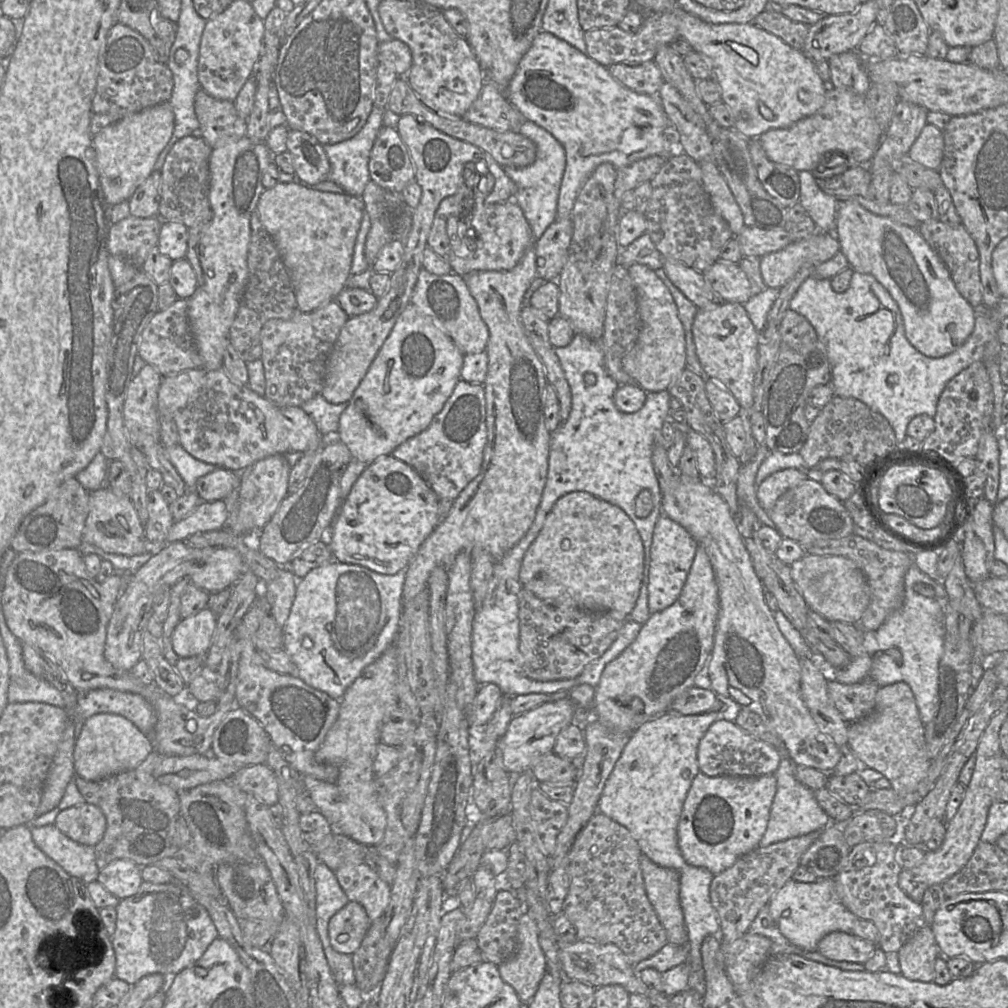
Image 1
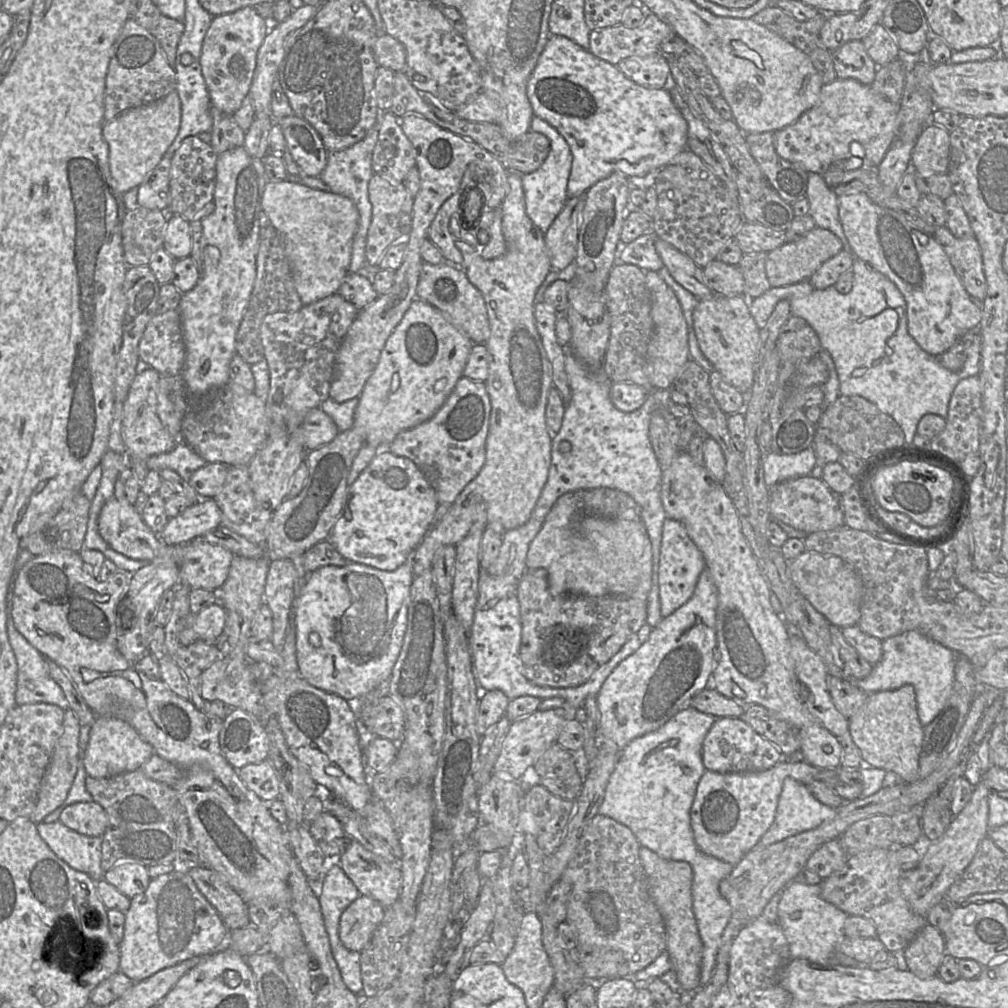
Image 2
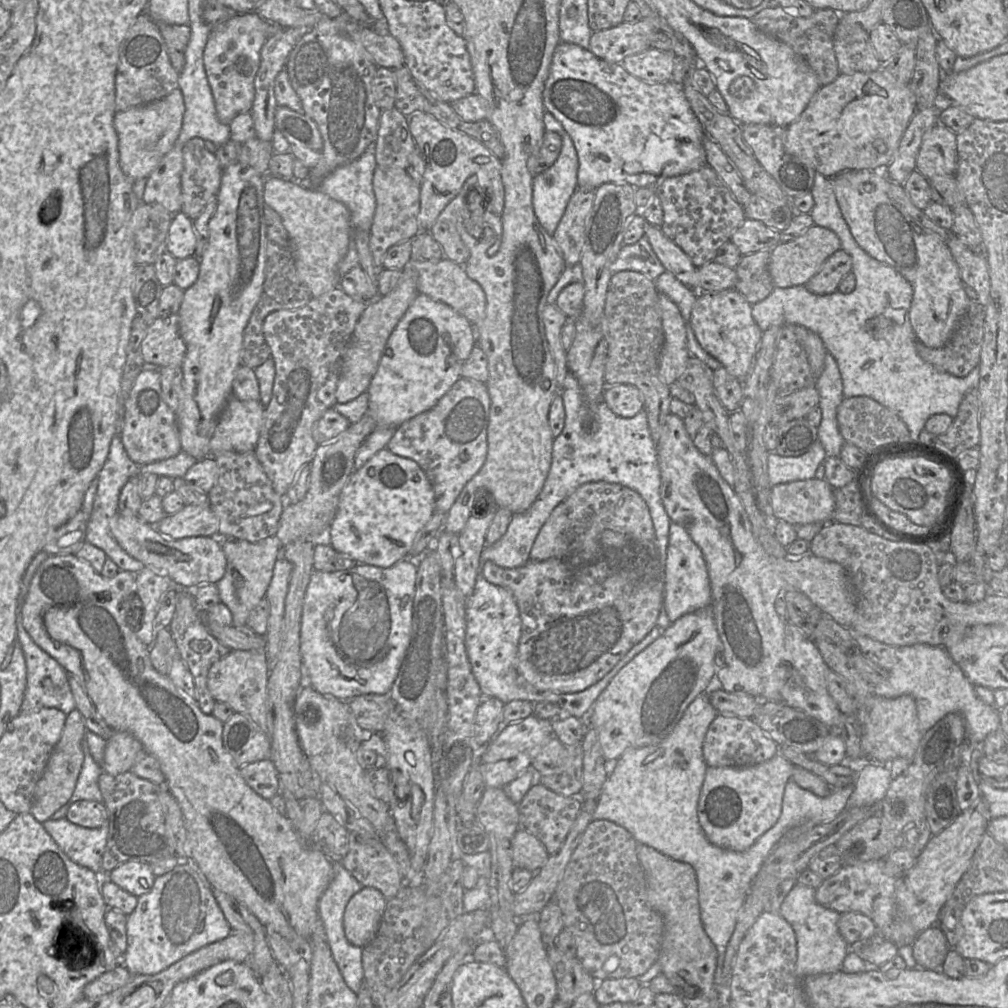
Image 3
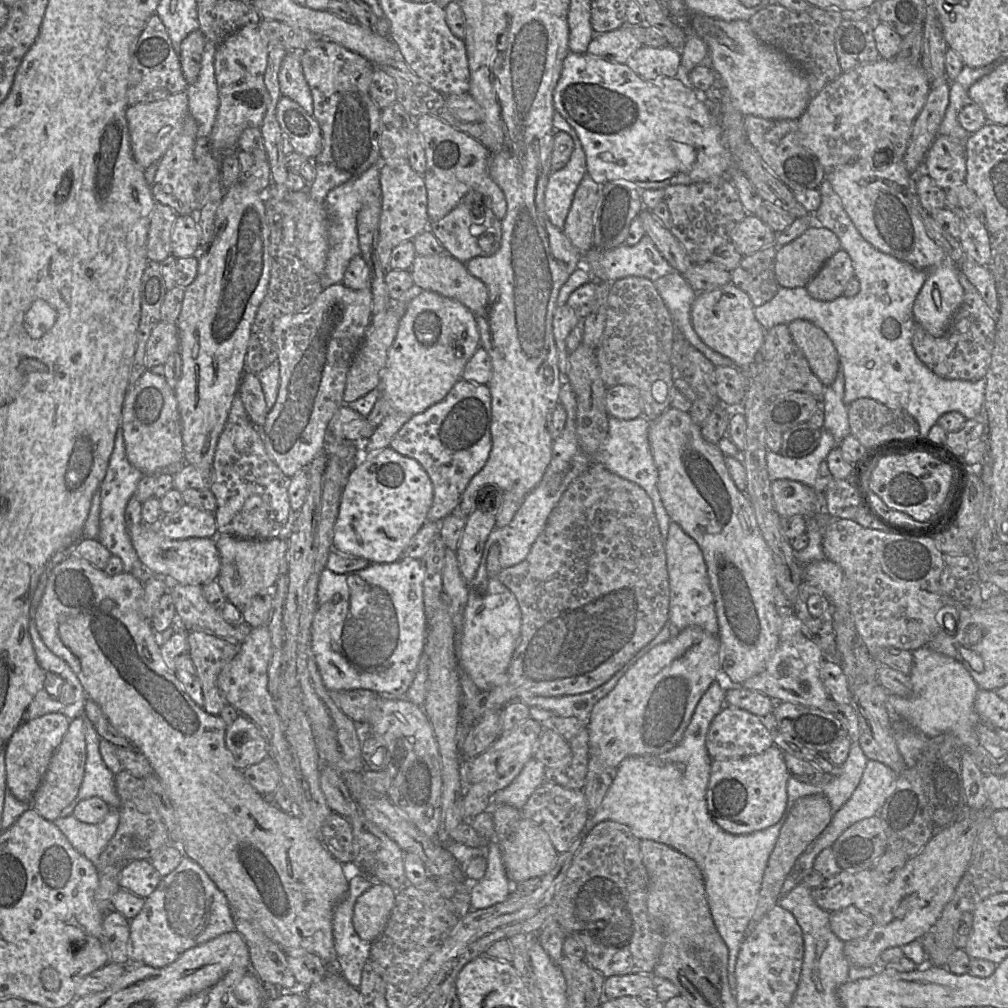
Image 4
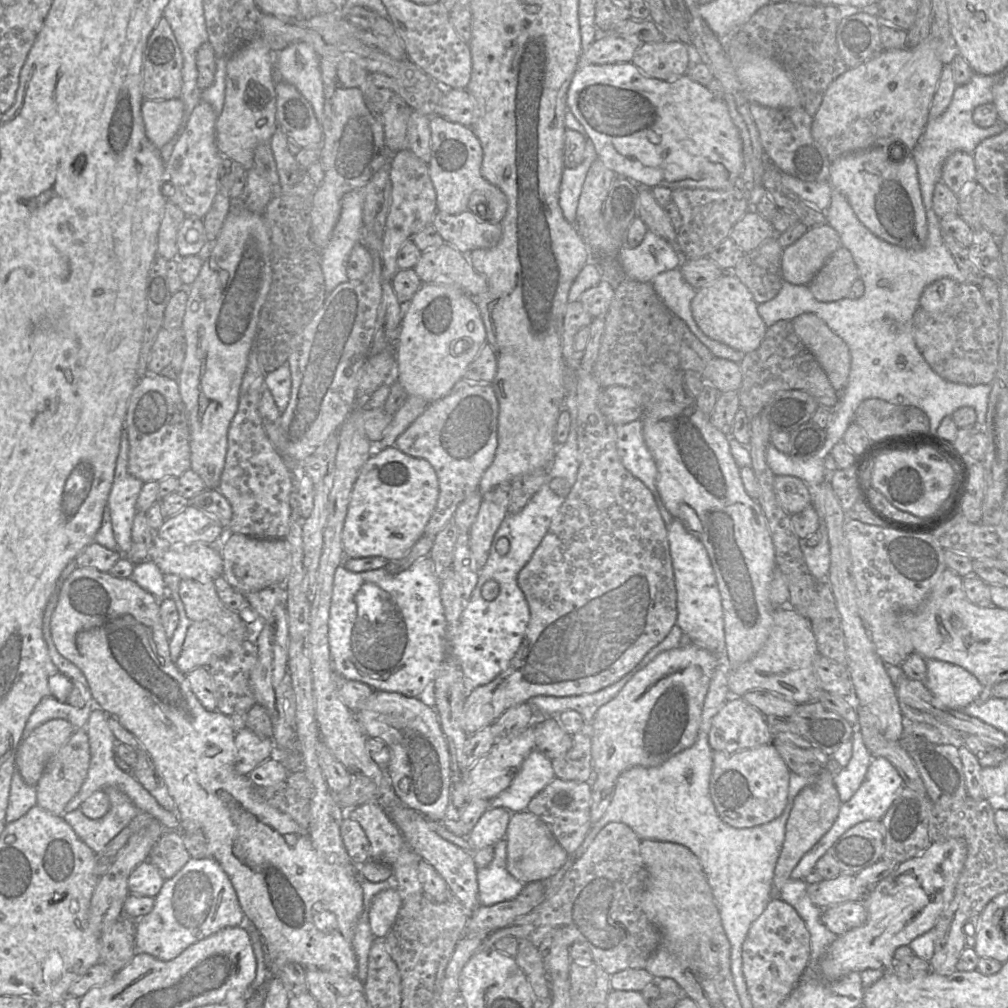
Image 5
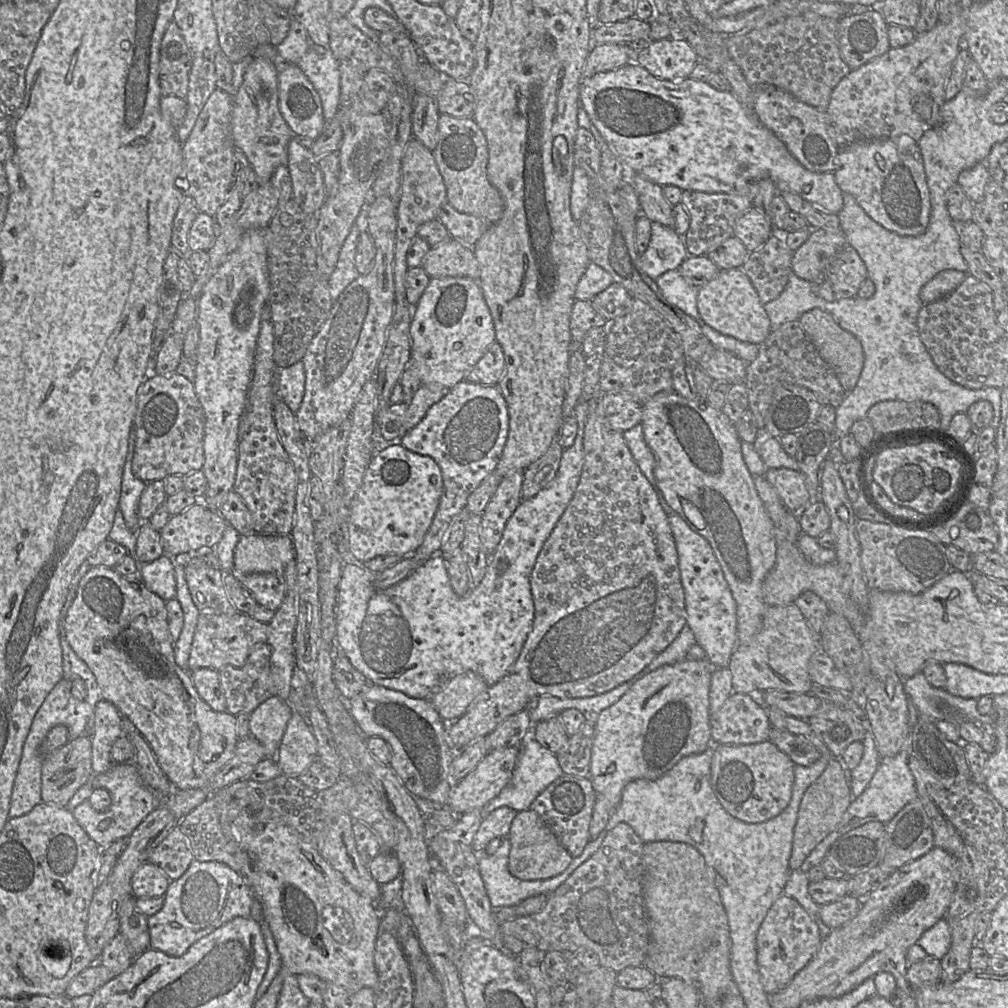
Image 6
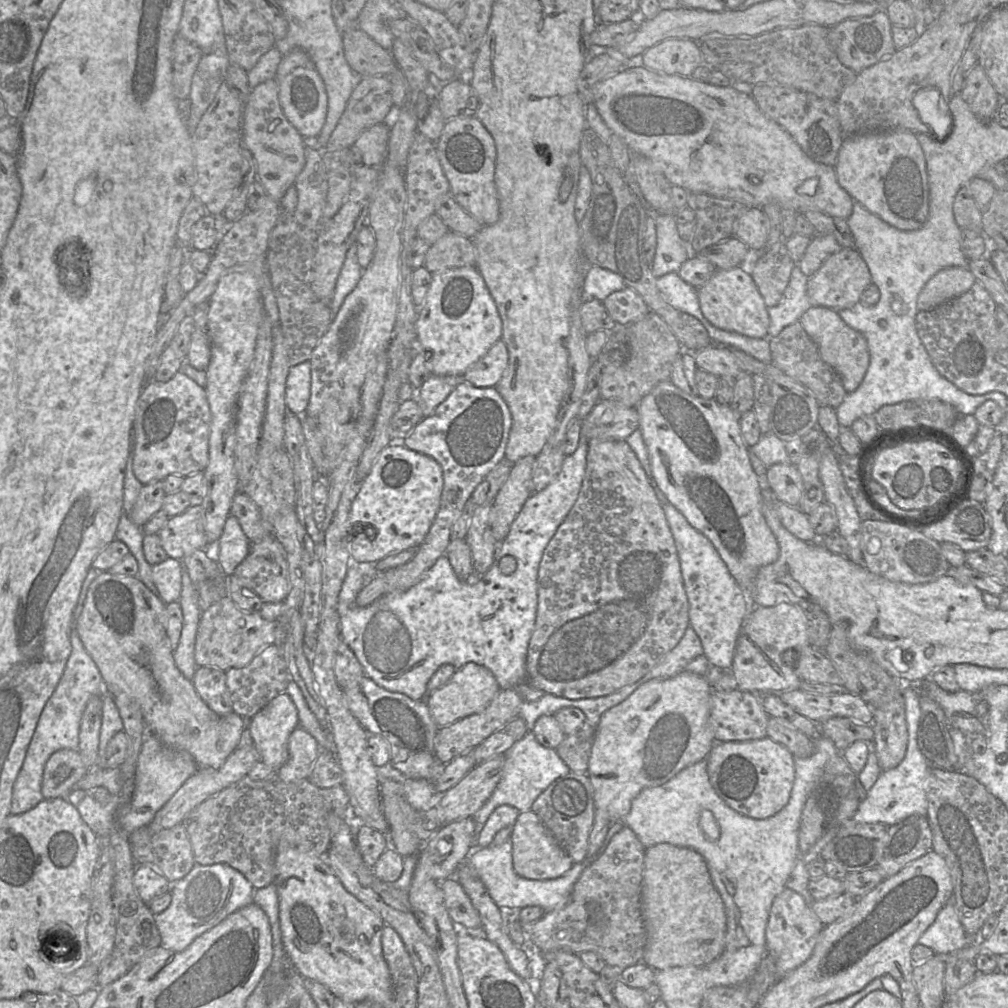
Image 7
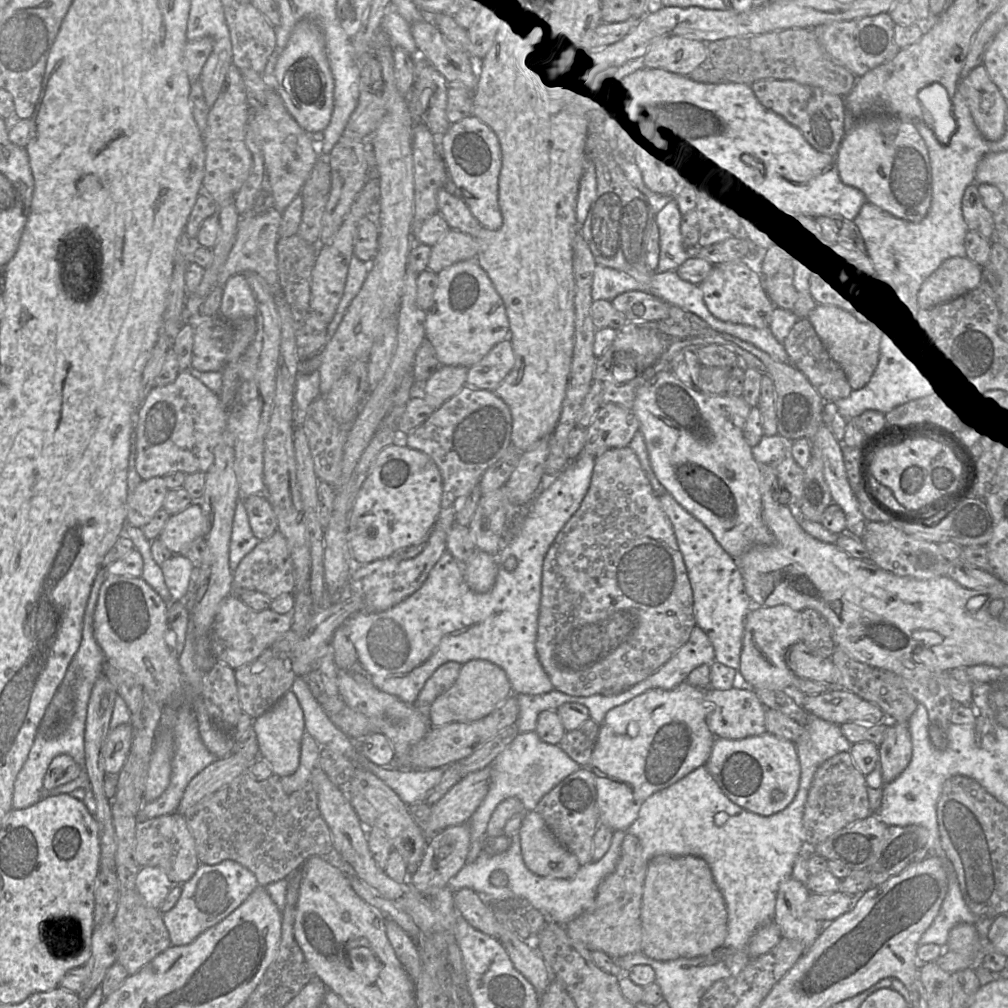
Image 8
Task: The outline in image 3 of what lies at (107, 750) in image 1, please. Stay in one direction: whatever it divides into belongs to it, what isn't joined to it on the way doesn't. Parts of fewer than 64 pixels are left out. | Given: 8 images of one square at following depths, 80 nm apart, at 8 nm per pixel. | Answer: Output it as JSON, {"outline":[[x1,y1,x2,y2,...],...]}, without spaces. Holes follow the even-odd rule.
{"outline":[[116,731,106,740,100,766,103,773,116,776,130,771,143,754,147,753,134,736,127,732]]}

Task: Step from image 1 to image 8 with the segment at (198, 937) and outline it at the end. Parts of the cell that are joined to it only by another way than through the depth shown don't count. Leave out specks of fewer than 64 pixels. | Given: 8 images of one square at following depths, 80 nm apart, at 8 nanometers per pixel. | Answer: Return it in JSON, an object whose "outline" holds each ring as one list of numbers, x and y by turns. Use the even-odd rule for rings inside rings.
{"outline":[[232,860,216,865,200,864,193,877,181,885,181,895,175,906,162,914,171,946,183,946,194,941,238,908,257,886,255,875]]}

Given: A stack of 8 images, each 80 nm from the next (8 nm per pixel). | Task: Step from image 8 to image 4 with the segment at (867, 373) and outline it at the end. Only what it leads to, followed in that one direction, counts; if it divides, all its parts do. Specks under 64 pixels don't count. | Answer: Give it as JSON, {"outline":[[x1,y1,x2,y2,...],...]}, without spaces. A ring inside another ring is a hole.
{"outline":[[796,319,788,324,788,327,812,372,825,386,832,384,840,364,837,351,827,334,804,319]]}

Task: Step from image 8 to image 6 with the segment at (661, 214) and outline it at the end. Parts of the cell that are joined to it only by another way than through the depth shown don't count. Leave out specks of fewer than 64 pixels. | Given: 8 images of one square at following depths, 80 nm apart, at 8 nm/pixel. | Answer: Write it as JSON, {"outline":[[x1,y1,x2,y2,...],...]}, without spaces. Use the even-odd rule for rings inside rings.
{"outline":[[652,222,649,245,639,256,639,266,643,272,656,280,667,271,679,270,687,257,689,254,683,237,674,228]]}

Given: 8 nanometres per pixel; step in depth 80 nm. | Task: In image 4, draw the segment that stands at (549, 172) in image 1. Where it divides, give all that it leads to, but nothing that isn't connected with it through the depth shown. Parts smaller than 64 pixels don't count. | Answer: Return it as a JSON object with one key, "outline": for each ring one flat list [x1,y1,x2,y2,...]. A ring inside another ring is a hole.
{"outline":[[555,112,555,130,568,133,574,141,574,148,568,163,561,169,552,171,545,190,545,211,551,223,563,229,575,192,587,174,586,156,582,144,569,123]]}

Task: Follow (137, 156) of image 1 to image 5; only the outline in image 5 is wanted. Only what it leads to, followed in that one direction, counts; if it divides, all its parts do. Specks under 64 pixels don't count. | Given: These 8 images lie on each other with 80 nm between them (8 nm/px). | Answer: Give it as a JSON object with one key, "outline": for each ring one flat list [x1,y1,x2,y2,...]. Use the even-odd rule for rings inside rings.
{"outline":[[180,98,144,100,141,115,145,133,155,147,161,149,183,124,184,104]]}

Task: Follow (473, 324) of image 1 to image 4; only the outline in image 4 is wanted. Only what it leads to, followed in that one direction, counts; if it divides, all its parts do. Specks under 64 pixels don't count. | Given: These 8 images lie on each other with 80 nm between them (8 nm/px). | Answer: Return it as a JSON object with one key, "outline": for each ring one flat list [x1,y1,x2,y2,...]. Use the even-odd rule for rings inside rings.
{"outline":[[445,251,438,255,417,255,409,271,415,286,421,290,436,292,444,297,457,300,473,314,483,312,488,303,486,285,468,272,465,263]]}

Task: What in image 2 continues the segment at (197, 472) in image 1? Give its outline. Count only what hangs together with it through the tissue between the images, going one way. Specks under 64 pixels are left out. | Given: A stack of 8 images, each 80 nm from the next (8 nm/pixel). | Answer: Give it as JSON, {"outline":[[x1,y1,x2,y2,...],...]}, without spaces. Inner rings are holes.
{"outline":[[182,438,177,440,171,451,151,456,146,460,148,470,171,469,187,482,192,474,206,463]]}

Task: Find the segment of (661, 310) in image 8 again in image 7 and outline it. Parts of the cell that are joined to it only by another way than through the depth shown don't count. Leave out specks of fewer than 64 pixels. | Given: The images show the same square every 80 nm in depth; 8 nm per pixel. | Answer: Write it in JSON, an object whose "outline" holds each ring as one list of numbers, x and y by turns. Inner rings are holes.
{"outline":[[629,287,613,292,602,303,616,324,640,321,651,312,643,298]]}

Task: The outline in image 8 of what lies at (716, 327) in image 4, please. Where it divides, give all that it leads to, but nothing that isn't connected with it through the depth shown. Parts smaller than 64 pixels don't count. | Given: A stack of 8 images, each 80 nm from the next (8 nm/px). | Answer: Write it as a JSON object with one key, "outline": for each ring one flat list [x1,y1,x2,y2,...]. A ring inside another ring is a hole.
{"outline":[[752,256,747,260,728,262,713,267,711,273,700,286,708,310,724,322,743,324,755,328,768,327,775,306,763,288,762,275,752,264]]}

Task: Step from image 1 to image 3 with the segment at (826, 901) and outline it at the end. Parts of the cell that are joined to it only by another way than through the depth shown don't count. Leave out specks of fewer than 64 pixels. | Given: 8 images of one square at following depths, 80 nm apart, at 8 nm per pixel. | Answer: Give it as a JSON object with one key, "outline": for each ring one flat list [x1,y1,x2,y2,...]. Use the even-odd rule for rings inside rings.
{"outline":[[796,882,781,903,780,915,792,926,797,943,796,974,802,981,805,977,842,970,843,961,850,951,838,929,840,913,817,902,816,889]]}

